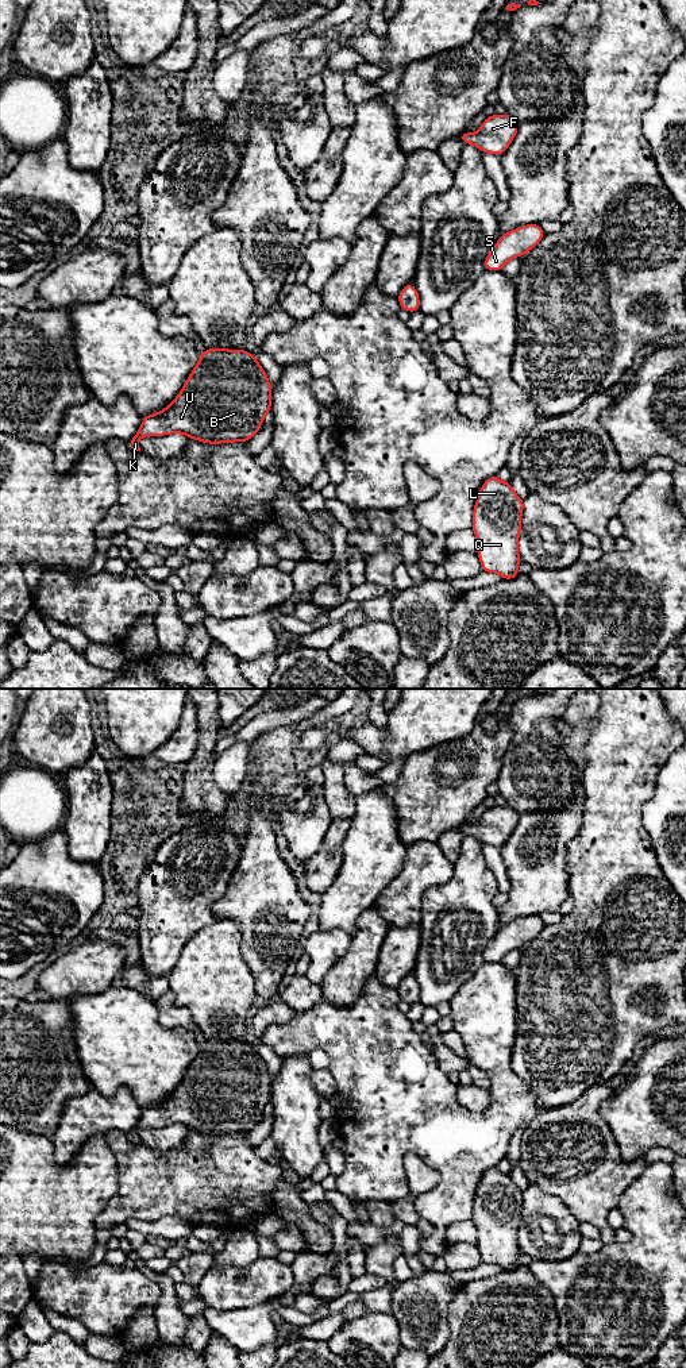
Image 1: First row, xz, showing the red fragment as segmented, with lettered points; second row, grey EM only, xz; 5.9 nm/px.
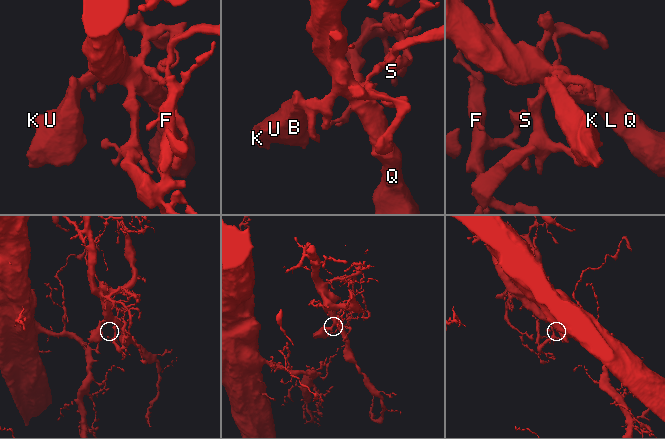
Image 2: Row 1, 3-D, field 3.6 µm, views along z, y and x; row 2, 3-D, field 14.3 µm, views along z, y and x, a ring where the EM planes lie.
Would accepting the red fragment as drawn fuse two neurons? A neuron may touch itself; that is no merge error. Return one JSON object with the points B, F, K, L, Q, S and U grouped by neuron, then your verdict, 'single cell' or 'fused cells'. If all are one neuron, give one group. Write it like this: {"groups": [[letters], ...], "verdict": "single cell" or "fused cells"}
{"groups": [["B", "F", "K", "L", "Q", "S", "U"]], "verdict": "single cell"}

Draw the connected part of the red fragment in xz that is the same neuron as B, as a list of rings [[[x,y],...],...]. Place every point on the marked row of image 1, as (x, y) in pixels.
[[[207,348],[177,397],[161,412],[143,416],[127,446],[140,451],[140,438],[170,433],[209,444],[248,442],[270,412],[271,392],[255,355],[243,348]]]

